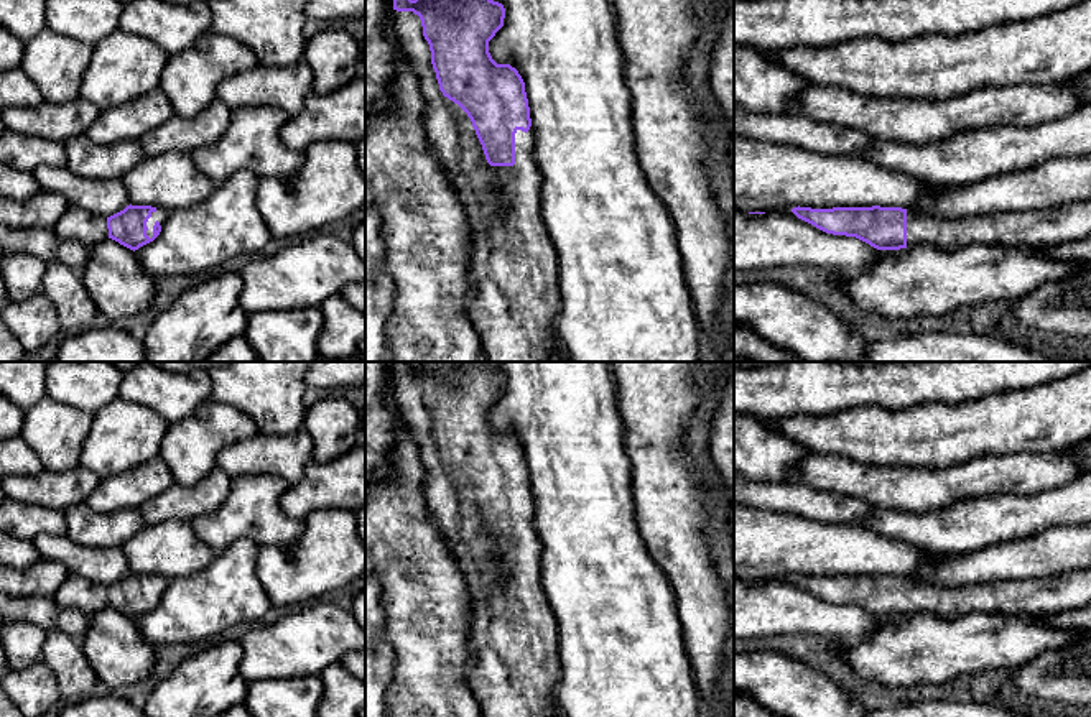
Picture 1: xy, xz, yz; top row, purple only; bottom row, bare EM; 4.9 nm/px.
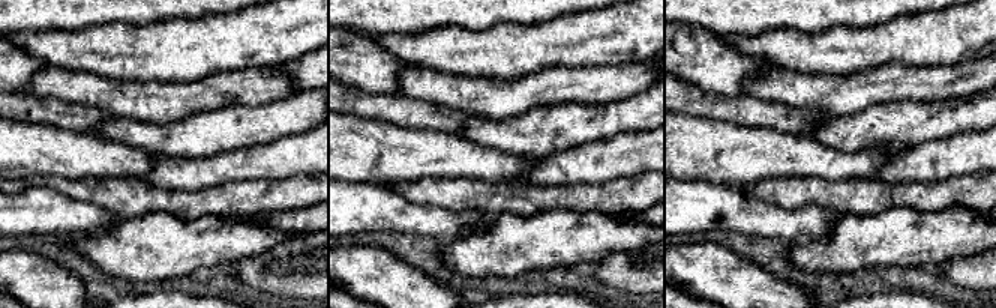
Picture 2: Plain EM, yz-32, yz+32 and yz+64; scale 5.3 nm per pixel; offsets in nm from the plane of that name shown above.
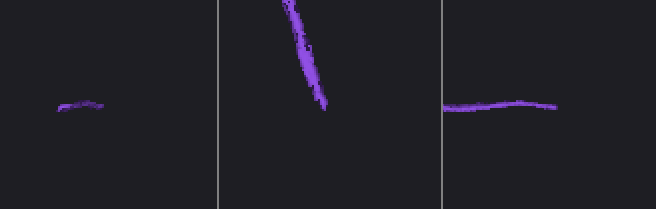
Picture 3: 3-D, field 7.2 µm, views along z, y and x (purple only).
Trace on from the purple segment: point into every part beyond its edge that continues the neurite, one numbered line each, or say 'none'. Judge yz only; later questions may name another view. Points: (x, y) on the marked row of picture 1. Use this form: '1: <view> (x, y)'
1: yz (1070, 222)

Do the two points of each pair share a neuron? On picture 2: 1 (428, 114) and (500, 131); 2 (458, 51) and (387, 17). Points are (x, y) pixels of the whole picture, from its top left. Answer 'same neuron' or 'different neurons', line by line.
1: different neurons
2: different neurons

